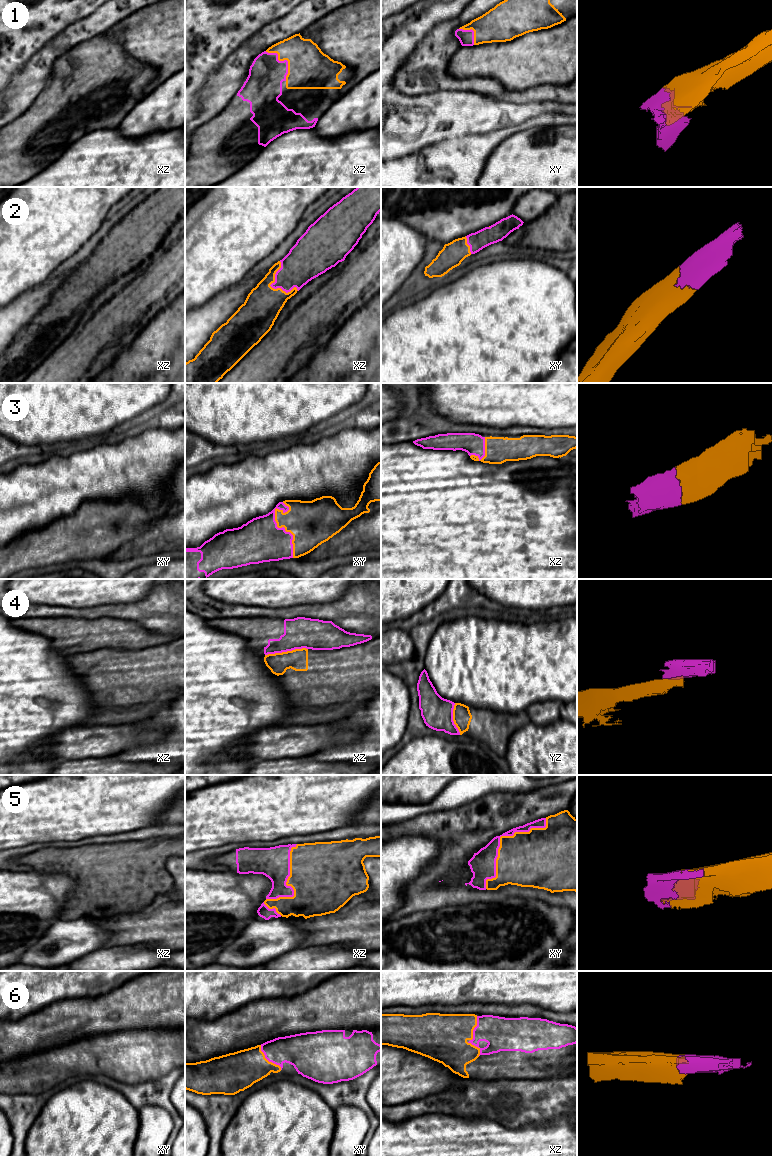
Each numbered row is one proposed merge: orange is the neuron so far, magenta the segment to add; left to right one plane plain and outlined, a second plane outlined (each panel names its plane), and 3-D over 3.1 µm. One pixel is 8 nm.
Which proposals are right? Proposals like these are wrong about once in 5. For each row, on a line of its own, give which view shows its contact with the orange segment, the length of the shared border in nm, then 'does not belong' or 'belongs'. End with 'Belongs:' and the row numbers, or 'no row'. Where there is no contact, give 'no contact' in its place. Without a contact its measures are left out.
1: meets orange in xz; contact 300 nm long; belongs
2: meets orange in xz; contact 280 nm long; belongs
3: meets orange in xy; contact 460 nm long; belongs
4: meets orange in xz; contact 340 nm long; does not belong
5: meets orange in xy; contact 750 nm long; belongs
6: meets orange in xy; contact 260 nm long; belongs
Belongs: 1, 2, 3, 5, 6

